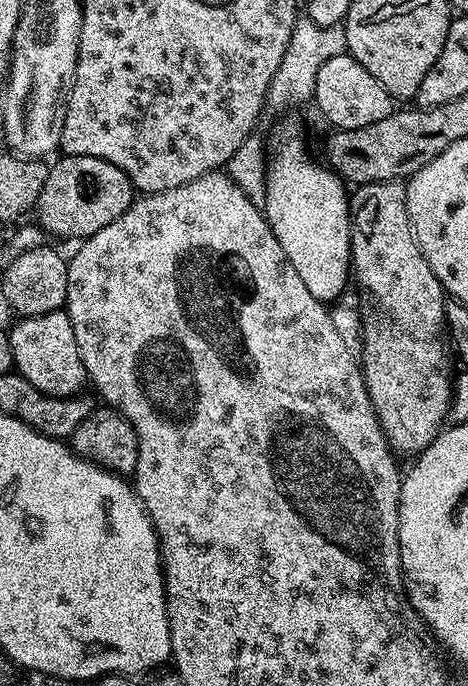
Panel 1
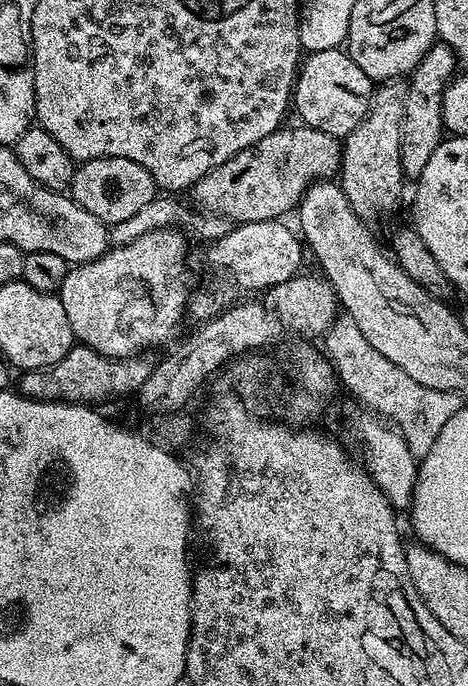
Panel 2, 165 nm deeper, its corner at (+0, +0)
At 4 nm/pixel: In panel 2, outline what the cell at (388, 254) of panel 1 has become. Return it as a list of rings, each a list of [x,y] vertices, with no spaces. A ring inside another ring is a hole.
[[[384,82],[375,89],[372,97],[372,107],[369,108],[366,118],[356,127],[349,136],[343,137],[342,155],[340,158],[340,170],[338,183],[346,194],[354,214],[358,214],[365,222],[373,222],[379,216],[388,216],[400,204],[404,196],[404,183],[406,177],[402,170],[402,130],[406,118],[406,94],[407,83]]]

